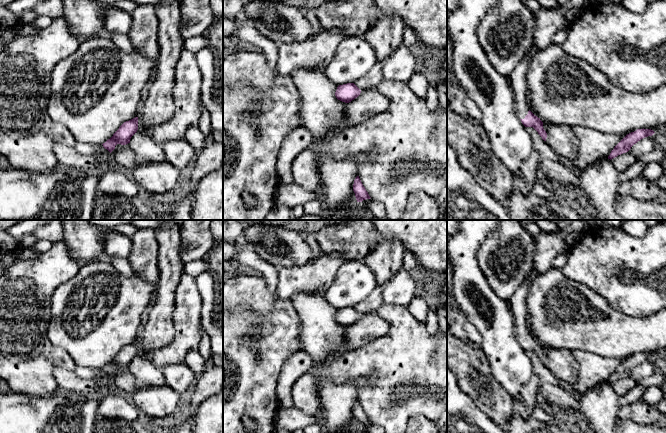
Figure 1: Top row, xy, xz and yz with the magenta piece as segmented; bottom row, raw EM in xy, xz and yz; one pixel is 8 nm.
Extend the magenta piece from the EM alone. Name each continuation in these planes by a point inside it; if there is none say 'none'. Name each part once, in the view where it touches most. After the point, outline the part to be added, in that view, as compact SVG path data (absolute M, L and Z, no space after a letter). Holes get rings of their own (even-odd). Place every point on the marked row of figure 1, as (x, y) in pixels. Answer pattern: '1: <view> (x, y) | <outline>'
1: yz (518, 76) | M533 42L528 48L522 60L515 66L509 76L511 80L510 87L513 90L517 114L520 119L524 119L529 111L529 107L525 97L526 74L534 56L537 54L538 51L538 48Z

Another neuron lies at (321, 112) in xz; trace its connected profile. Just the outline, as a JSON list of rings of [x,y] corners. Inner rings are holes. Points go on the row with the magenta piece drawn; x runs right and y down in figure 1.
[[[297,69],[291,78],[300,96],[301,126],[305,127],[313,135],[312,144],[322,143],[327,134],[338,131],[344,126],[345,109],[347,103],[338,100],[335,92],[339,85],[333,83],[326,75],[326,71],[320,69]]]

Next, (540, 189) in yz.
[[[538,180],[535,182],[534,186],[532,187],[532,192],[533,194],[536,194],[544,199],[558,200],[565,204],[564,200],[562,199],[561,192],[544,185]]]

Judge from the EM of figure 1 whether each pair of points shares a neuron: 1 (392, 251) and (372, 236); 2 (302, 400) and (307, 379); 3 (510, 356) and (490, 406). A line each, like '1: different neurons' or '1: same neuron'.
1: different neurons
2: same neuron
3: different neurons

